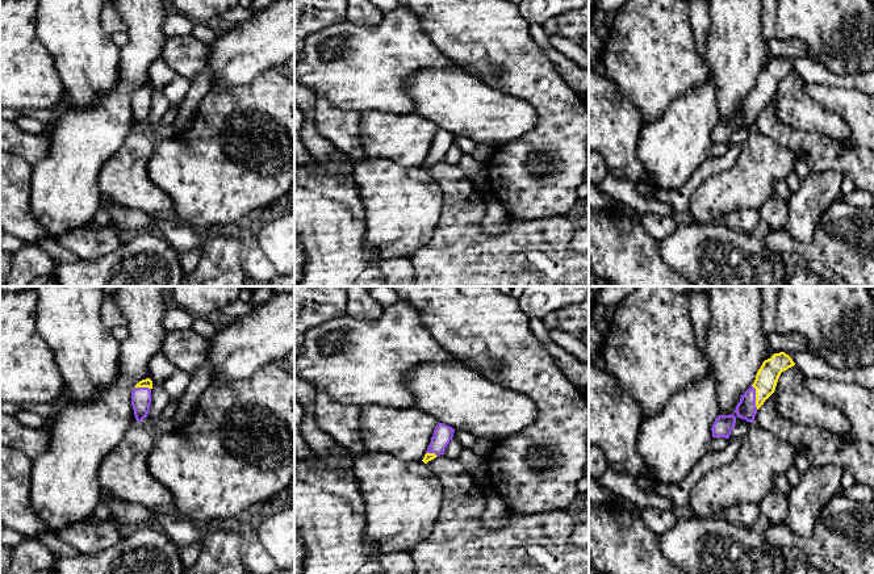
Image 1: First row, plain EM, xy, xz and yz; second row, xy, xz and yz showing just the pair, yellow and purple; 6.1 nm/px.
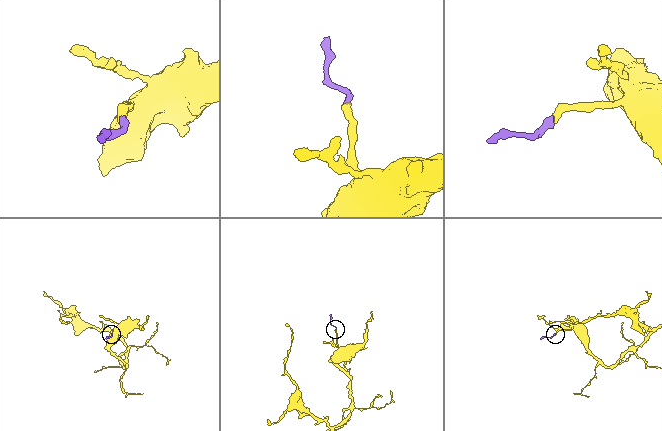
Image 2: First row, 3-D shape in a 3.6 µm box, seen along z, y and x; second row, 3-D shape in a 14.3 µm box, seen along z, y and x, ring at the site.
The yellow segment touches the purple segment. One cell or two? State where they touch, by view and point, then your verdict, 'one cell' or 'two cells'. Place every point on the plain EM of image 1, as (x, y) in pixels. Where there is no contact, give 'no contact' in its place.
contact yz (756, 103); one cell

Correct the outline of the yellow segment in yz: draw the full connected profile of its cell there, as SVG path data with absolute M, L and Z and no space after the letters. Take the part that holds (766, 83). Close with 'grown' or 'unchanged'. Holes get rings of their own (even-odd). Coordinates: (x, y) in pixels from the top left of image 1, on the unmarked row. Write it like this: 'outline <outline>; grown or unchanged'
outline M785 58L774 59L765 66L753 91L741 101L733 120L749 129L754 127L757 116L774 99L781 79L794 71L793 64Z; grown

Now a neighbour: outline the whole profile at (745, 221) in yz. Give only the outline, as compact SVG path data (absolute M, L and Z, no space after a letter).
M741 209L731 211L723 223L731 230L737 230L741 232L752 232L758 222L761 221L757 210Z

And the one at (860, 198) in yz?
M854 189L848 196L842 196L842 198L849 205L856 206L856 208L869 208L874 205L874 194L866 190L861 190L861 189Z

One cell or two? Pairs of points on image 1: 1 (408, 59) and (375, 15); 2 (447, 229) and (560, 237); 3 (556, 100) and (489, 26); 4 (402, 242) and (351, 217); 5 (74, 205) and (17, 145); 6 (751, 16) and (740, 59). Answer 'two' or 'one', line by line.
1: two
2: one
3: one
4: two
5: two
6: one

